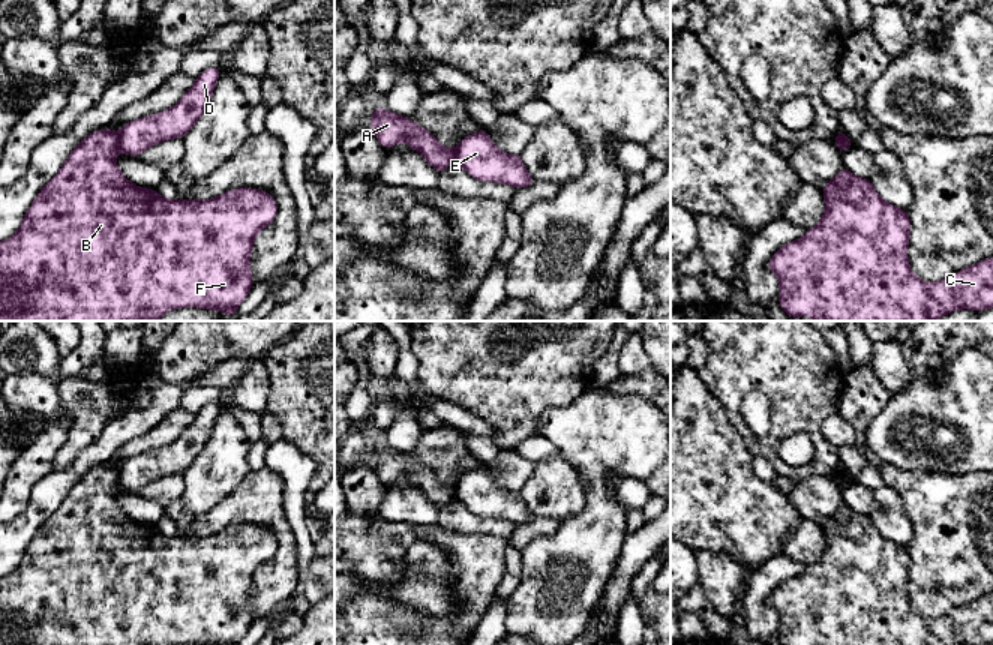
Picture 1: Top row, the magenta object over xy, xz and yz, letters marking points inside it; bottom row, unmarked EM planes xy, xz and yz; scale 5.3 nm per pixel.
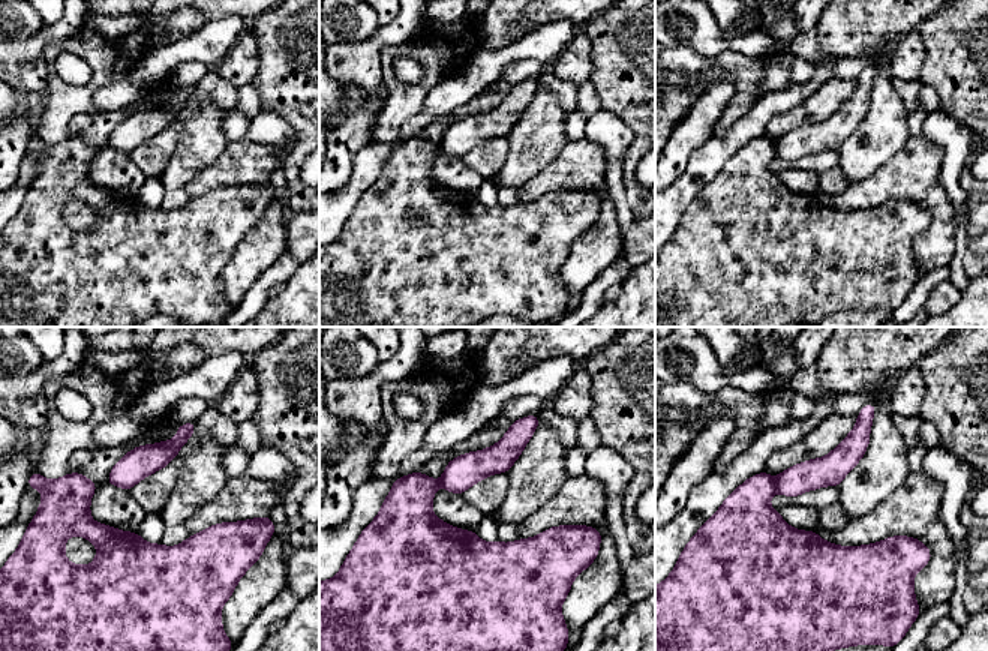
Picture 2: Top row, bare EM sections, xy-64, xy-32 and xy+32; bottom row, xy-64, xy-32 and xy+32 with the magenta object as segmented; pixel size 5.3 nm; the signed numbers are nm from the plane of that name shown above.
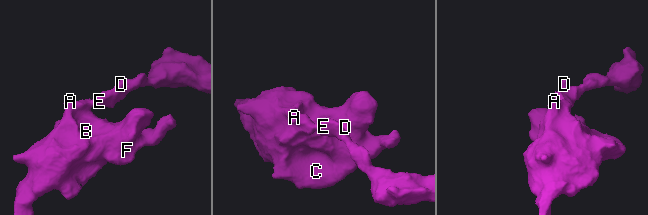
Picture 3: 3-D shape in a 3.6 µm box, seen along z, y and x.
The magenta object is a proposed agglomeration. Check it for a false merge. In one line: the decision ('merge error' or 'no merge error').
merge error

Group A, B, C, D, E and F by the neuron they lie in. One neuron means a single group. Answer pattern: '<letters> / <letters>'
A B C F / D E

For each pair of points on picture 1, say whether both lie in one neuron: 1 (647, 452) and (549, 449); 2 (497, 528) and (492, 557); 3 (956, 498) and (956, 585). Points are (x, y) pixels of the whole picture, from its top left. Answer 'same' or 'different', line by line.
1: different
2: different
3: same

